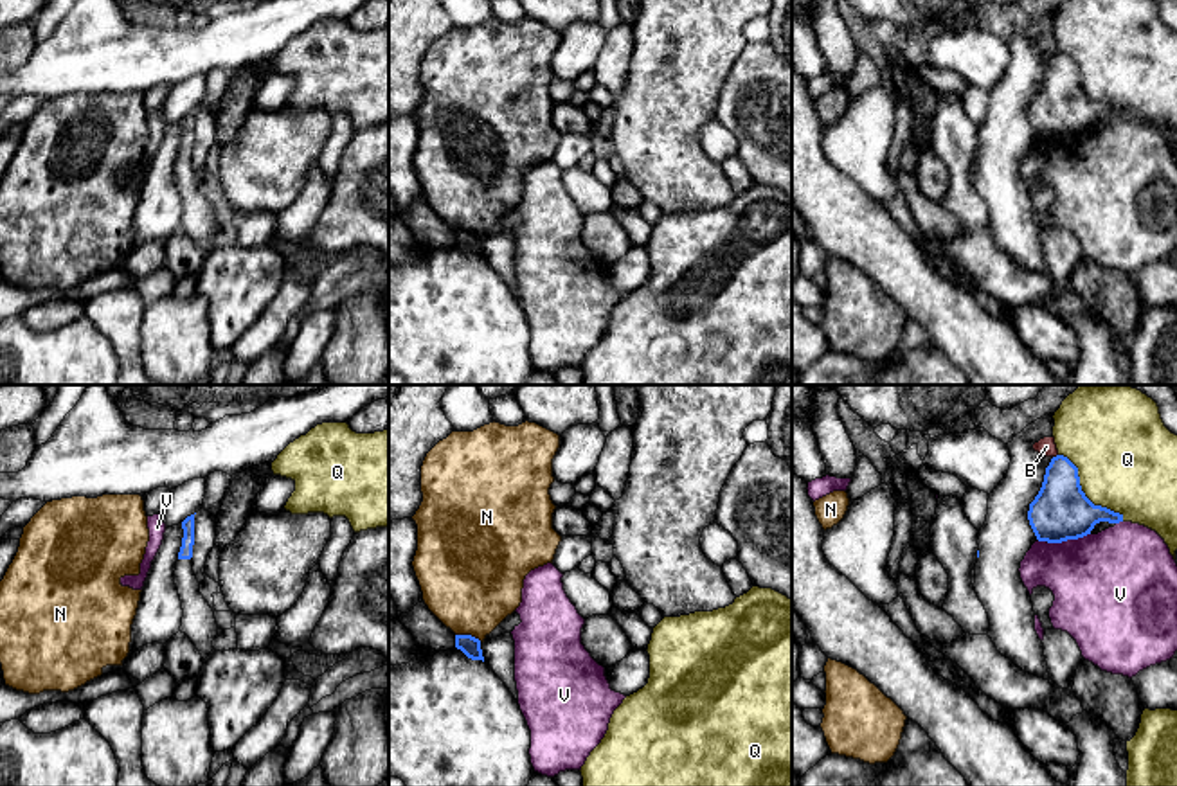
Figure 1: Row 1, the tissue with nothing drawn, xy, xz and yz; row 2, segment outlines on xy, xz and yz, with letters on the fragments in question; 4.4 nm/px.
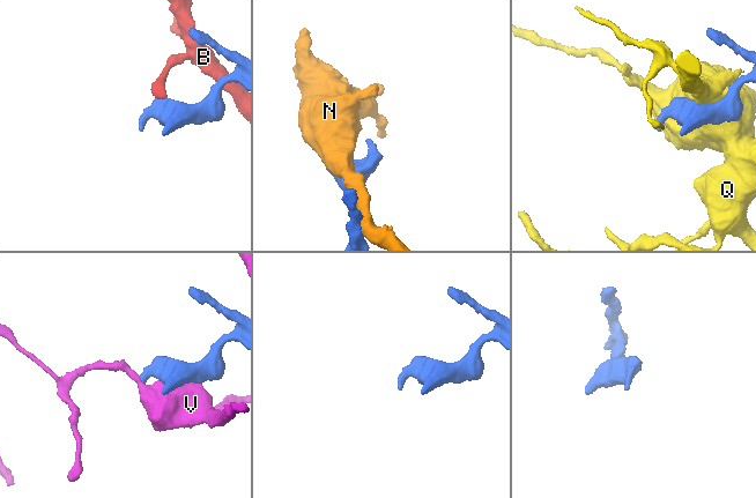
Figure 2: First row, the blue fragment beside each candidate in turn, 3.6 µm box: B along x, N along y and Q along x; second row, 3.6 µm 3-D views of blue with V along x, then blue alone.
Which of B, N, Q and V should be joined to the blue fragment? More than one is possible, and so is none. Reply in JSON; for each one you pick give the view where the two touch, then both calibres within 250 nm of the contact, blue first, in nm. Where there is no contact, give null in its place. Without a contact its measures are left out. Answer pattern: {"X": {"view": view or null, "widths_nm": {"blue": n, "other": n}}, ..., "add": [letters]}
{"add": []}

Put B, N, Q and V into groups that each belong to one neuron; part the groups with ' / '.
B / N / Q / V

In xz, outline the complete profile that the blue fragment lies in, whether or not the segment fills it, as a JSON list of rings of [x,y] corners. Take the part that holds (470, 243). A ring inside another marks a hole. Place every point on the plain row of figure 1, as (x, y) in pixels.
[[[455,232],[455,245],[461,246],[472,257],[482,257],[481,237],[472,232]]]

